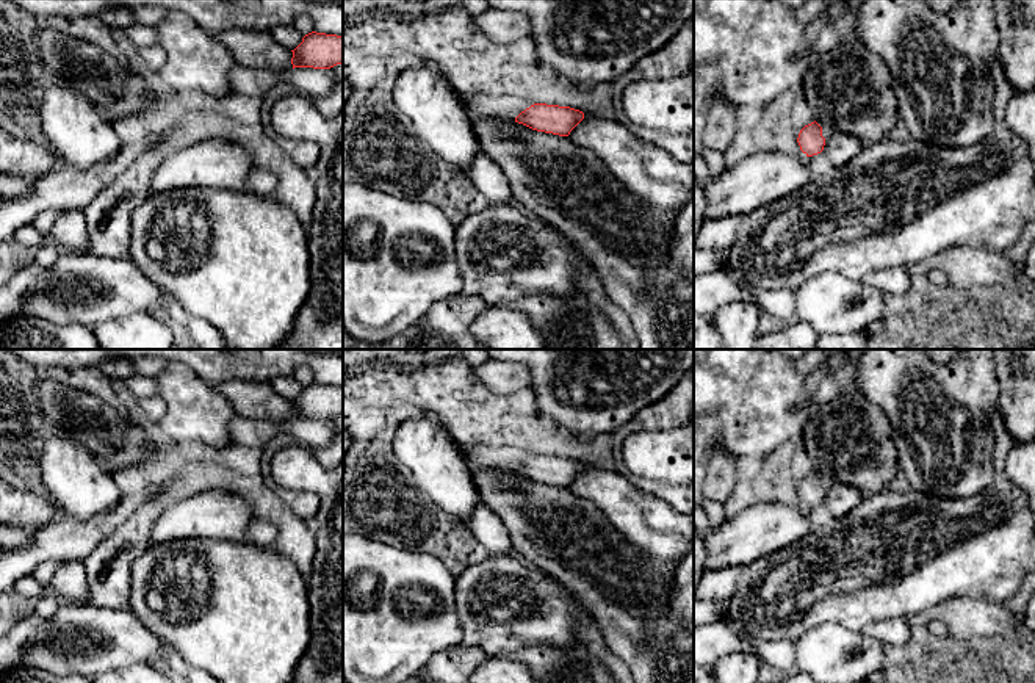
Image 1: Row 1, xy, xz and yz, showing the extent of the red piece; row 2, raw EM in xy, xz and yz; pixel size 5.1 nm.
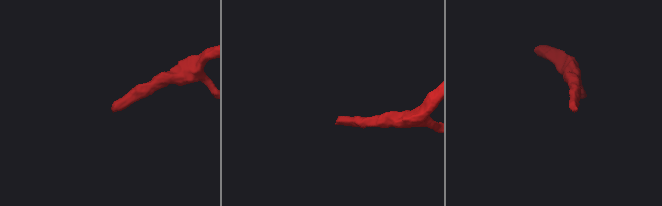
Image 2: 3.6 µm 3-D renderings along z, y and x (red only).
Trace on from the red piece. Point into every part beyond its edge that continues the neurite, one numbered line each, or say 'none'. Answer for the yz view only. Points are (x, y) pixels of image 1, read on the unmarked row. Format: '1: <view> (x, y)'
1: yz (802, 466)

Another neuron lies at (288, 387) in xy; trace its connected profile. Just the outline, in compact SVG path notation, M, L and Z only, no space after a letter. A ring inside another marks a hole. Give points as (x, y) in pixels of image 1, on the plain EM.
M276 376L269 381L271 387L285 399L294 401L301 393L304 385L293 376Z

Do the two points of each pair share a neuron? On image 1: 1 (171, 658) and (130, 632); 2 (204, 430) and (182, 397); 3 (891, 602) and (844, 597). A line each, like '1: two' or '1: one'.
1: two
2: one
3: one

